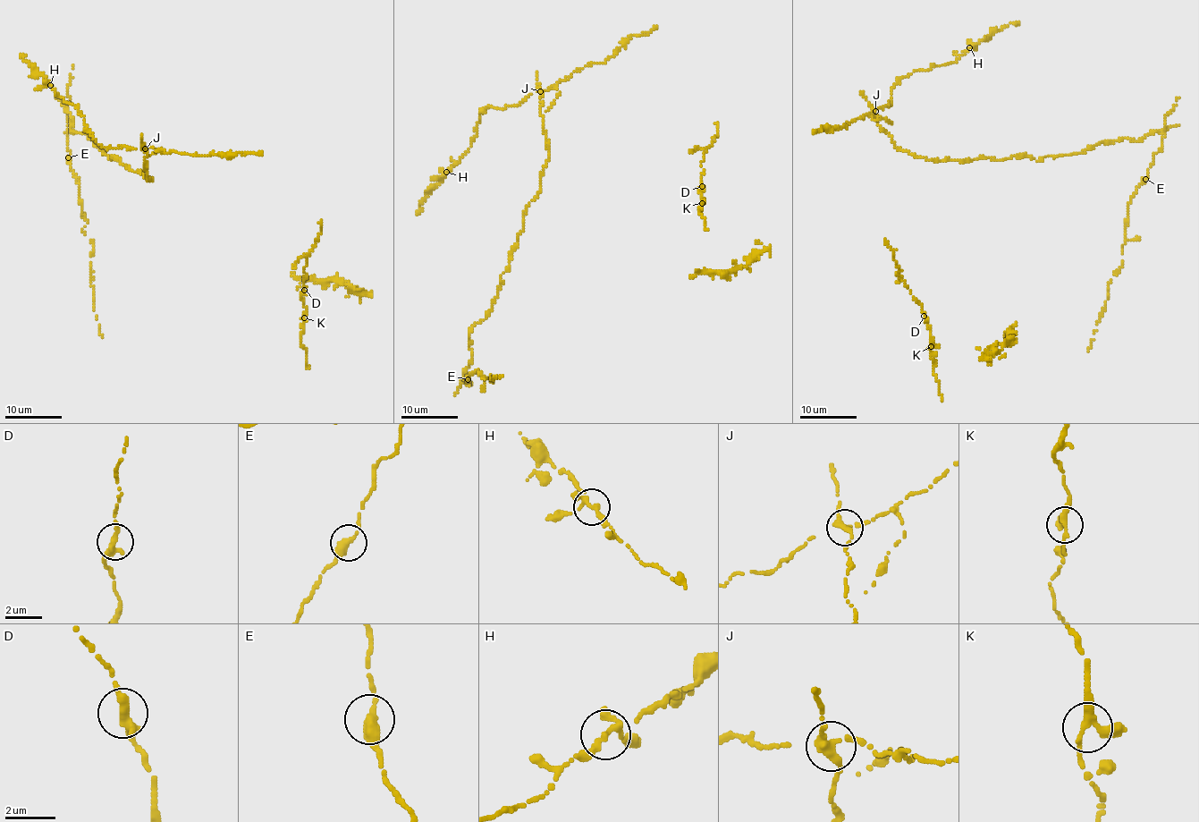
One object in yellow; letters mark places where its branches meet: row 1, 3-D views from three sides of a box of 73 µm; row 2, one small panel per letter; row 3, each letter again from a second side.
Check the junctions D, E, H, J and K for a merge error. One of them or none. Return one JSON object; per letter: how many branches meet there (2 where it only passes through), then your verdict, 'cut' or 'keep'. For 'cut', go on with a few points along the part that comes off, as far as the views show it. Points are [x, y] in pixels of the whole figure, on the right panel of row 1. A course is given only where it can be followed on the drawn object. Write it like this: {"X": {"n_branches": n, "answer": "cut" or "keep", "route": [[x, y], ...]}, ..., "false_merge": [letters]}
{"D": {"n_branches": 3, "answer": "keep"}, "E": {"n_branches": 2, "answer": "keep"}, "H": {"n_branches": 3, "answer": "keep"}, "J": {"n_branches": 3, "answer": "cut", "route": [[875, 111], [897, 147], [933, 160], [1022, 156], [1037, 160], [1080, 154], [1099, 142], [1141, 140], [1178, 124]]}, "K": {"n_branches": 3, "answer": "keep"}, "false_merge": ["J"]}

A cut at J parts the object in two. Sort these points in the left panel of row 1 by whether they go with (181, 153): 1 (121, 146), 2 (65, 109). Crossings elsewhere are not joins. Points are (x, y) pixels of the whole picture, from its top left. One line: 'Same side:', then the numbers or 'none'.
Same side: 1

